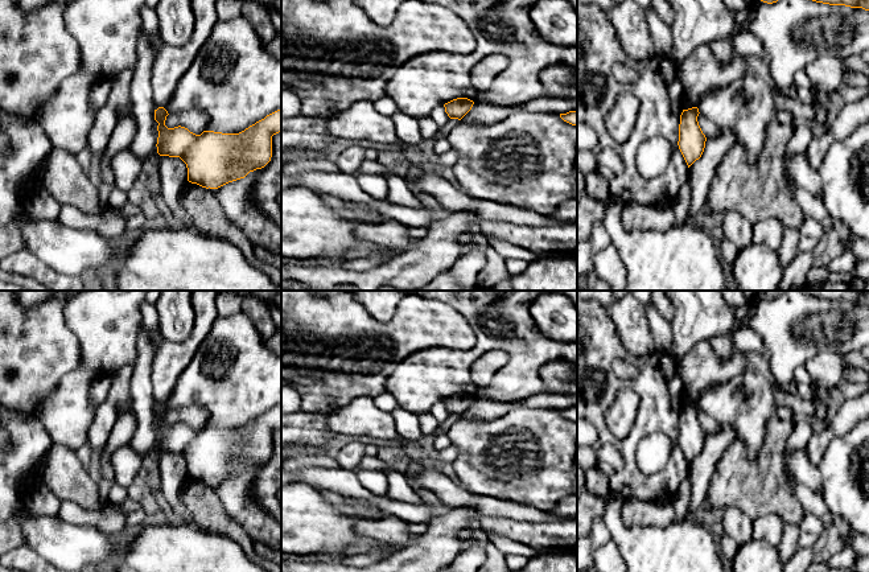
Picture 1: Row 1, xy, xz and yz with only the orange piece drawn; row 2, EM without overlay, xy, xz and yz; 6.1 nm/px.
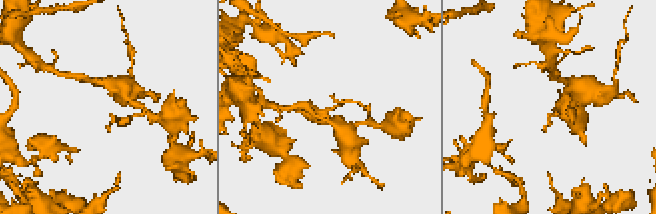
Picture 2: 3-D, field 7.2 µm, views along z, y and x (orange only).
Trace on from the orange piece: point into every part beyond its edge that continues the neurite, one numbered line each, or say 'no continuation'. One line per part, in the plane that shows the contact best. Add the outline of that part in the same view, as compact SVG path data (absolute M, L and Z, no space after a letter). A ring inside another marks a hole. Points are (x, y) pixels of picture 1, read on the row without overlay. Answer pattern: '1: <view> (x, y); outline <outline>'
no continuation

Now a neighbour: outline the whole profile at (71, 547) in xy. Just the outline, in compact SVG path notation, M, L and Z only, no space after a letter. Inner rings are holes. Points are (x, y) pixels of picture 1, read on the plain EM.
M22 506L13 519L20 522L24 544L63 571L79 572L123 551L110 534L94 526L73 524L58 515L34 515Z

